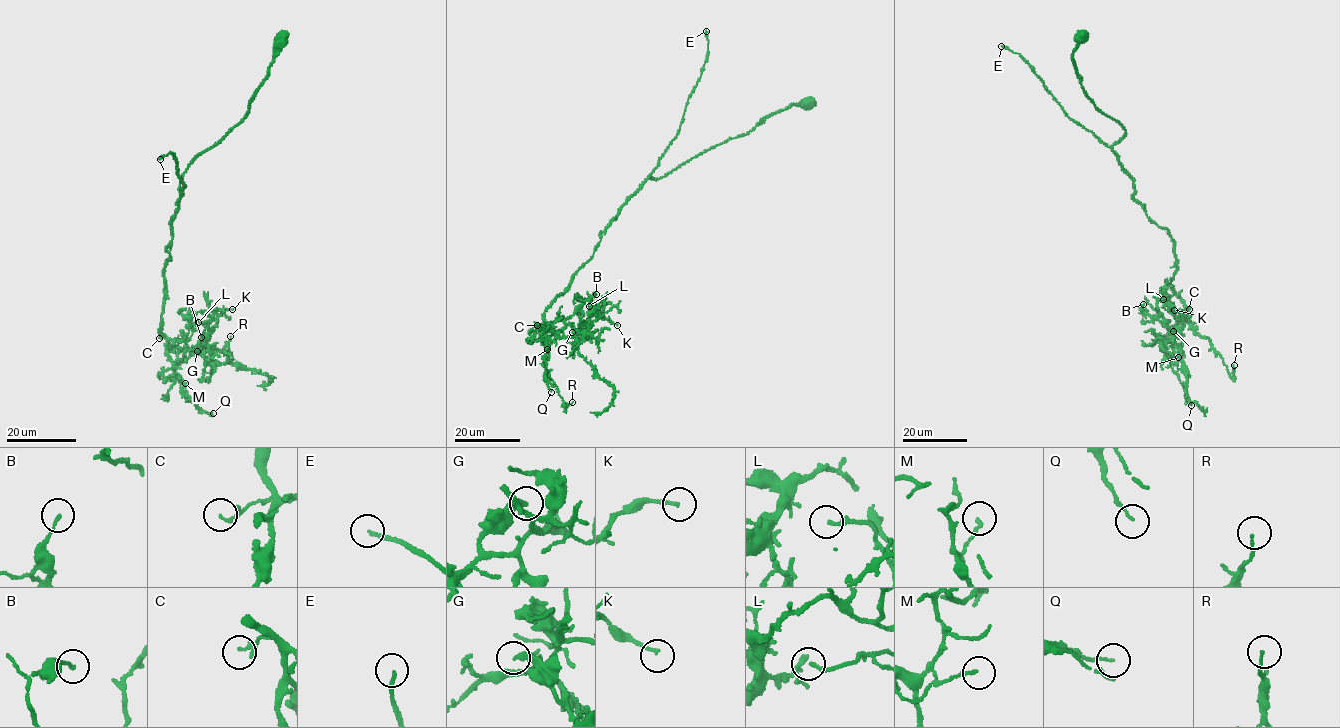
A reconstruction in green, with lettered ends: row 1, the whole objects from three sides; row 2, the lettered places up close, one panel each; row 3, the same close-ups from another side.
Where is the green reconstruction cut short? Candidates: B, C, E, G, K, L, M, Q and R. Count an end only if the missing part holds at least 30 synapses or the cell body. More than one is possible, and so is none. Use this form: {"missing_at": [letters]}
{"missing_at": ["E"]}

